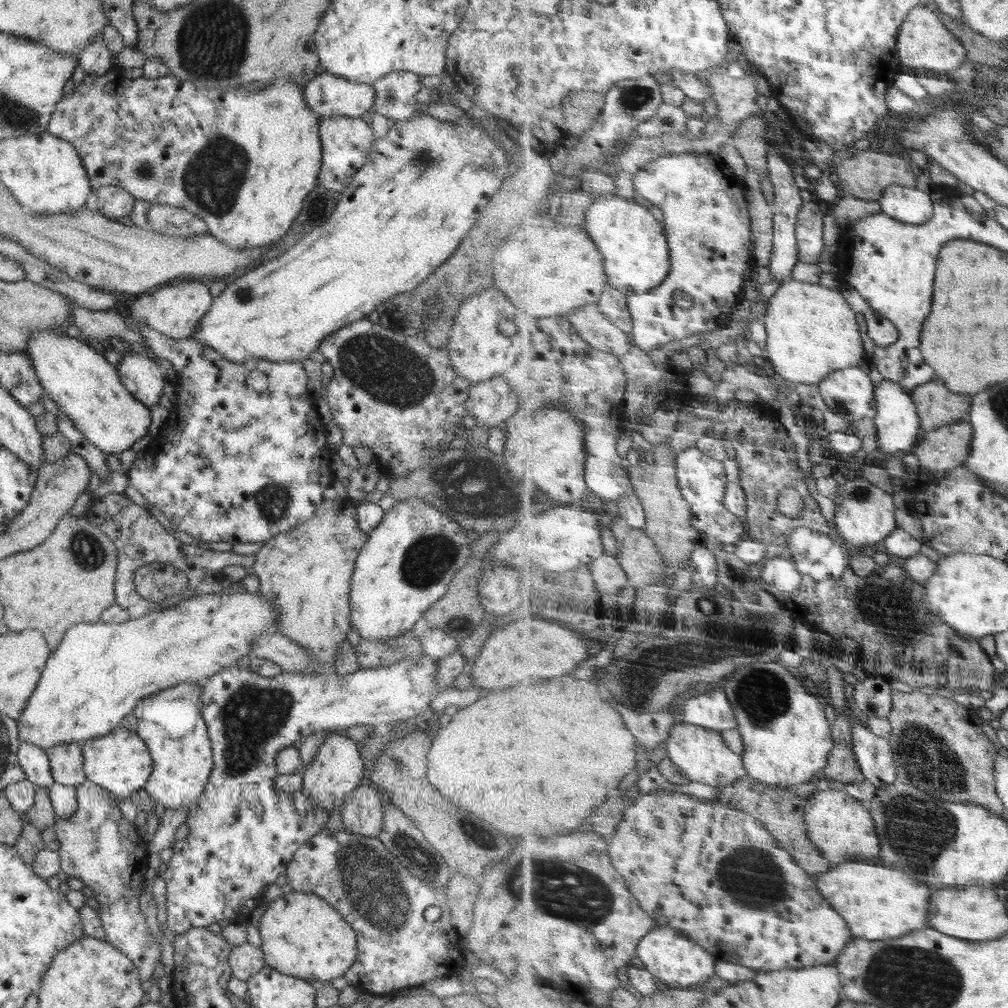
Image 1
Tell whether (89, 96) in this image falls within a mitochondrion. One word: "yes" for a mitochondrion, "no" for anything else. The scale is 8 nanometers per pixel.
no

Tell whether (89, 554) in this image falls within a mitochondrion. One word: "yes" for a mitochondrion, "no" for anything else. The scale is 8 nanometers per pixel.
yes

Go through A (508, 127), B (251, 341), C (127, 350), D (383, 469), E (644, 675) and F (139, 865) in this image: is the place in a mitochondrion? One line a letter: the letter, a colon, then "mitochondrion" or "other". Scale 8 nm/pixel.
A: other
B: other
C: other
D: other
E: mitochondrion
F: other

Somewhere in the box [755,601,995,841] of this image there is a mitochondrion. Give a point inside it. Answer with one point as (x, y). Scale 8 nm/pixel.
(928, 761)

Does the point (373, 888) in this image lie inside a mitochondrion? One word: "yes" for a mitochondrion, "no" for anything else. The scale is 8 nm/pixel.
yes

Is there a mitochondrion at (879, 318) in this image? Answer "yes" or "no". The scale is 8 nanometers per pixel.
no

